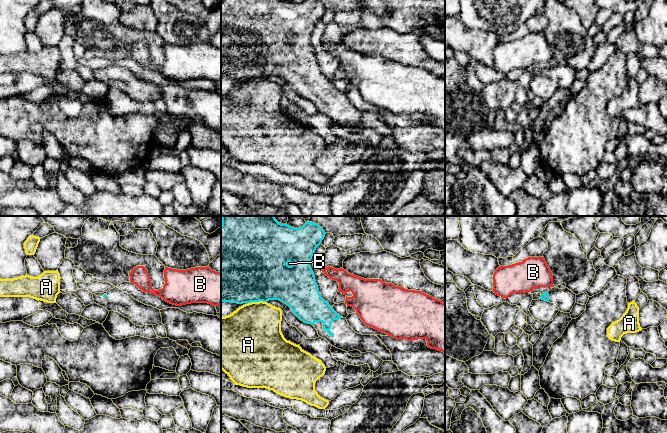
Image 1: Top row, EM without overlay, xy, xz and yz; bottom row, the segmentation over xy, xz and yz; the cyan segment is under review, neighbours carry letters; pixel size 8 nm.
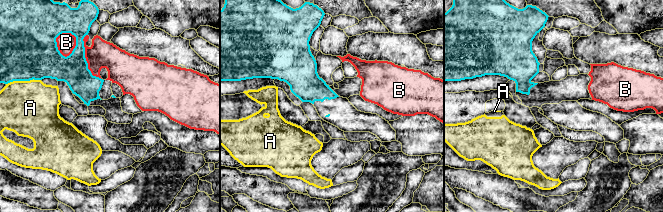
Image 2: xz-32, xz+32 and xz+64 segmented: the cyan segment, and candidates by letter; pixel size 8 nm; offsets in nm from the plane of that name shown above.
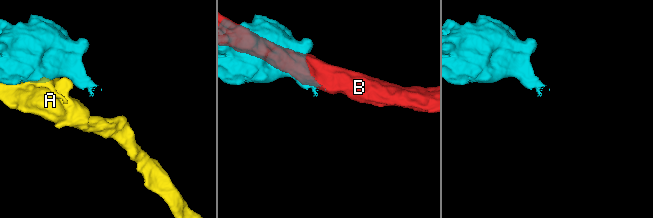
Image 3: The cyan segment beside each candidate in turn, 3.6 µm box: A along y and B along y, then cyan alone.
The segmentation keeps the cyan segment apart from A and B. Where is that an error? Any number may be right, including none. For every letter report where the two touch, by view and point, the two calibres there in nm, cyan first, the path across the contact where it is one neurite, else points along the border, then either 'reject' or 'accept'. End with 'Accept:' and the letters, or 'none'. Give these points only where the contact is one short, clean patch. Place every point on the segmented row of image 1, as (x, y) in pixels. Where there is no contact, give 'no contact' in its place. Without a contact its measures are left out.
A: contact xz (257, 301); calibres 500 and 440 nm; reject
B: contact xz (290, 262); calibres 460 and 20 nm; reject
Accept: none

